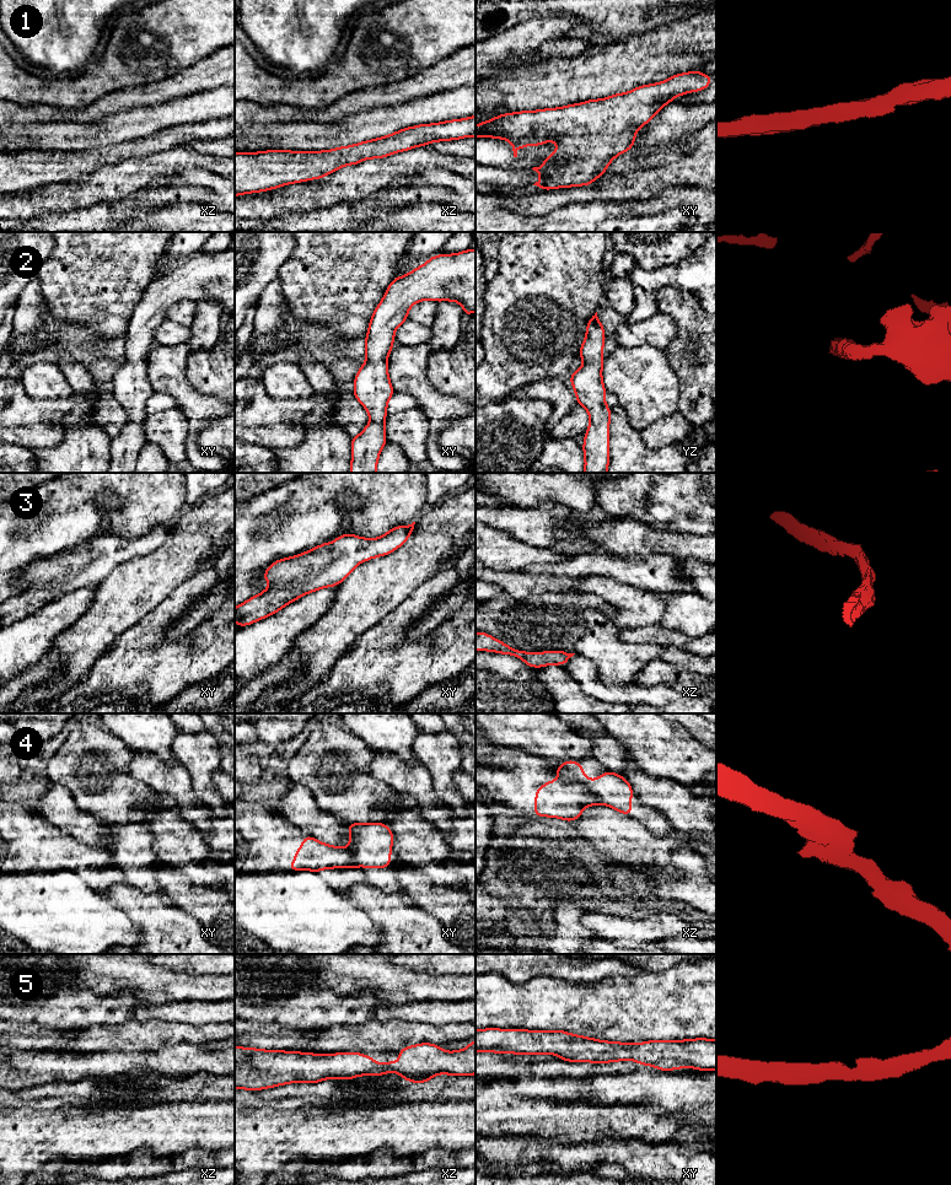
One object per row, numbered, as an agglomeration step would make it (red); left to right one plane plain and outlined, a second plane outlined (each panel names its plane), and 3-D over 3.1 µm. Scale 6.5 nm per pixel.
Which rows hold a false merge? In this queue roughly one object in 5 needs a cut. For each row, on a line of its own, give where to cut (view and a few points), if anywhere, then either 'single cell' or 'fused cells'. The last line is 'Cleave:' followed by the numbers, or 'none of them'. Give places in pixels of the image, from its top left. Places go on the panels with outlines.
1: cut none; single cell
2: cut none; single cell
3: cut none; single cell
4: cut xz (565, 781), (584, 784), (602, 803); fused cells
5: cut none; single cell
Cleave: 4

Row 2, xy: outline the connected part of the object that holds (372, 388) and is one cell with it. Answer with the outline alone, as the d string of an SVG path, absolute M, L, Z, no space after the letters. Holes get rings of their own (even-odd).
M469 248L457 254L434 255L409 274L394 278L382 301L375 308L365 340L366 362L355 376L353 394L369 413L370 422L361 433L351 440L350 473L376 473L378 456L387 442L383 426L387 403L394 394L386 361L396 340L396 329L408 319L409 308L424 300L456 301L463 307L464 318L472 314L476 311L476 251Z

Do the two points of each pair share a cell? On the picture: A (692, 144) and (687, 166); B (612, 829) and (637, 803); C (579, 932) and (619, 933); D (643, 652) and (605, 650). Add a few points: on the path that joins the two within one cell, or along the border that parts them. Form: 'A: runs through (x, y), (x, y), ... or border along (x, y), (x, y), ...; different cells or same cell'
A: runs through (694, 149), (694, 159), (692, 161); same cell
B: border along (630, 815), (654, 833); different cells
C: border along (583, 910), (581, 921), (596, 936); different cells
D: runs through (633, 652), (614, 652); same cell

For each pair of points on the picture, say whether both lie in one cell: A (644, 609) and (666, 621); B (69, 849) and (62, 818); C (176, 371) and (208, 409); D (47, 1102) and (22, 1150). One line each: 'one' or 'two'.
A: two
B: two
C: one
D: two

